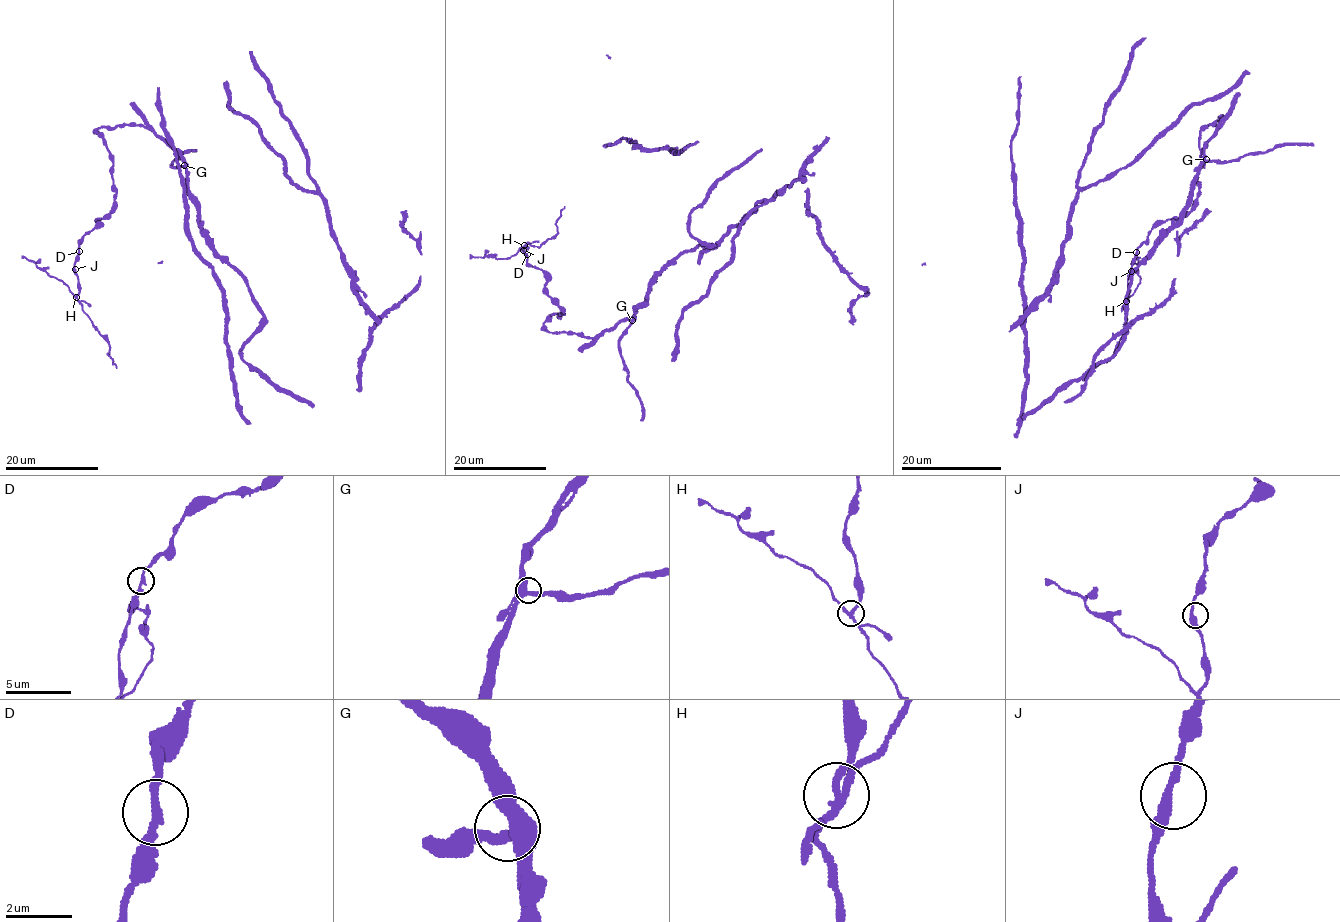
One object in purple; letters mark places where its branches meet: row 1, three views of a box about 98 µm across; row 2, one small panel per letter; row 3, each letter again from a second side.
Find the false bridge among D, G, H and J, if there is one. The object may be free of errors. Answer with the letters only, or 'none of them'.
H

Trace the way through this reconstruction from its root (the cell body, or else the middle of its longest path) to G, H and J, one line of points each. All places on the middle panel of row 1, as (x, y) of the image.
G: (670, 261), (656, 277), (632, 320)
H: (670, 261), (632, 316), (587, 338), (546, 329), (550, 315), (564, 313), (524, 245)
J: (670, 261), (632, 316), (587, 338), (546, 329), (550, 315), (564, 313), (548, 294), (546, 276), (523, 250)

